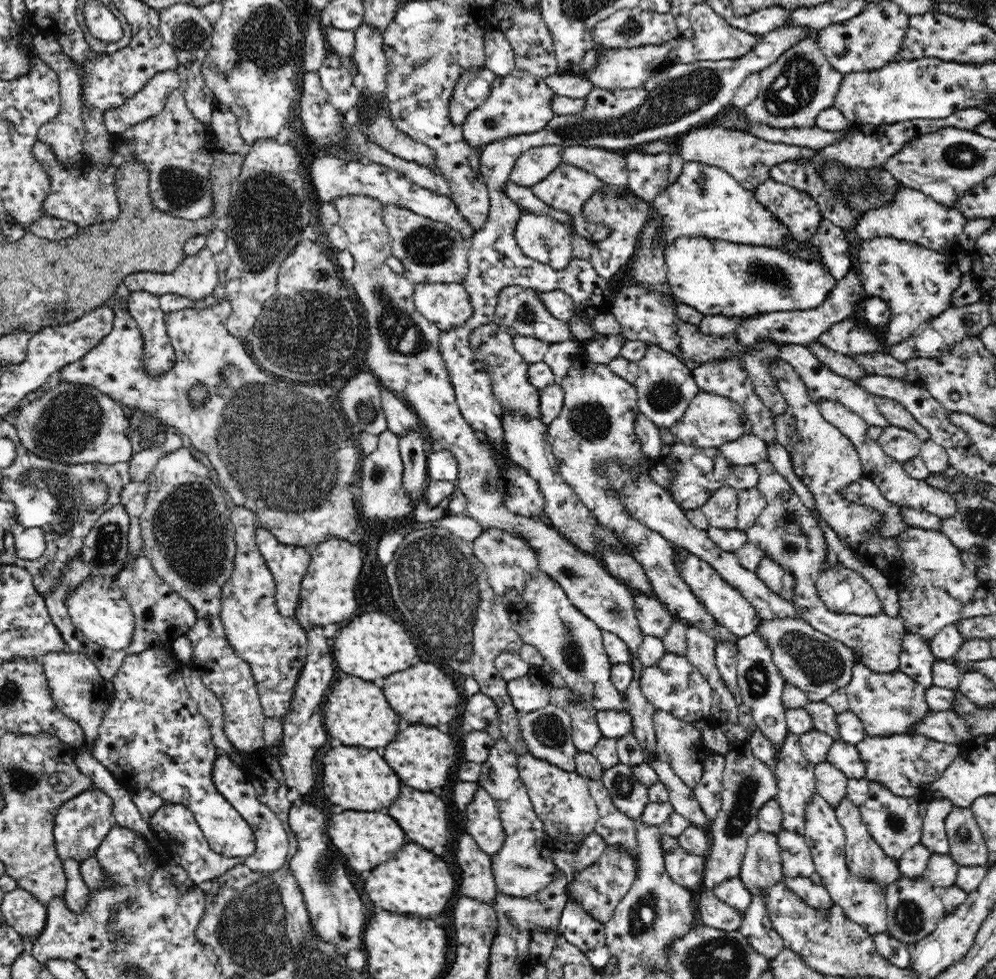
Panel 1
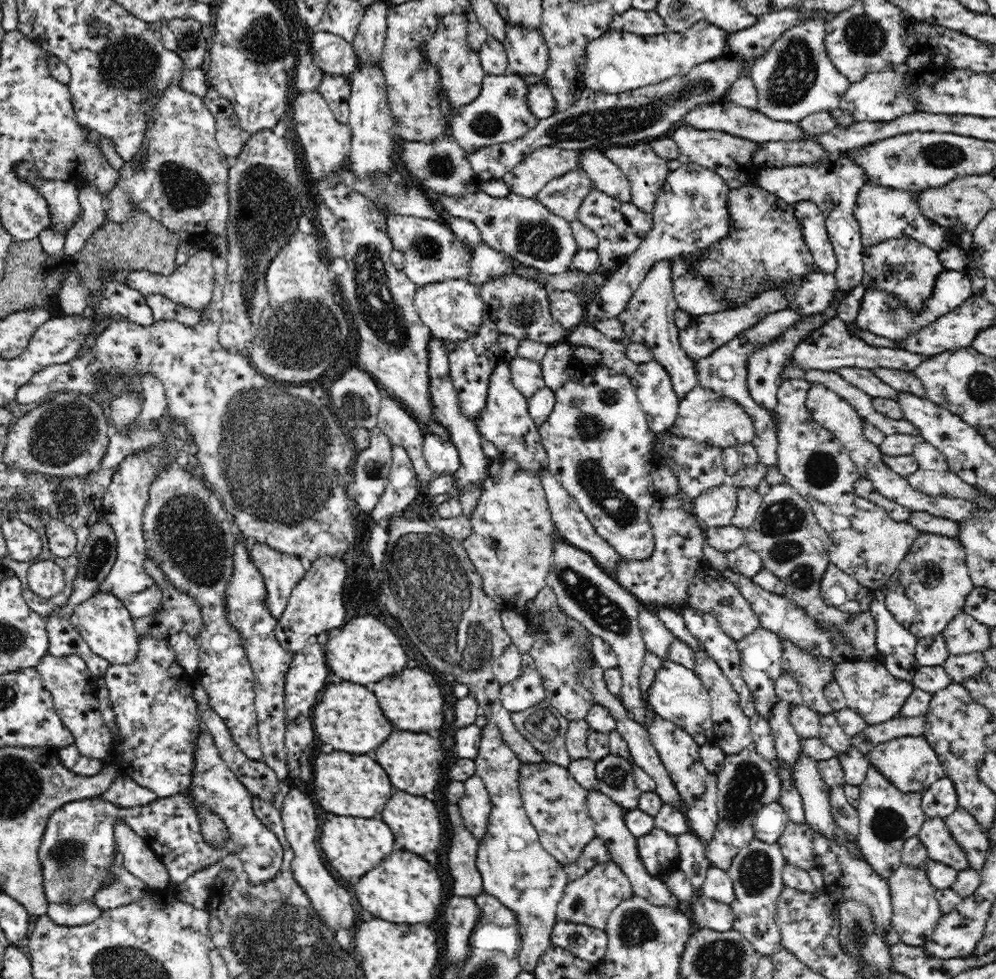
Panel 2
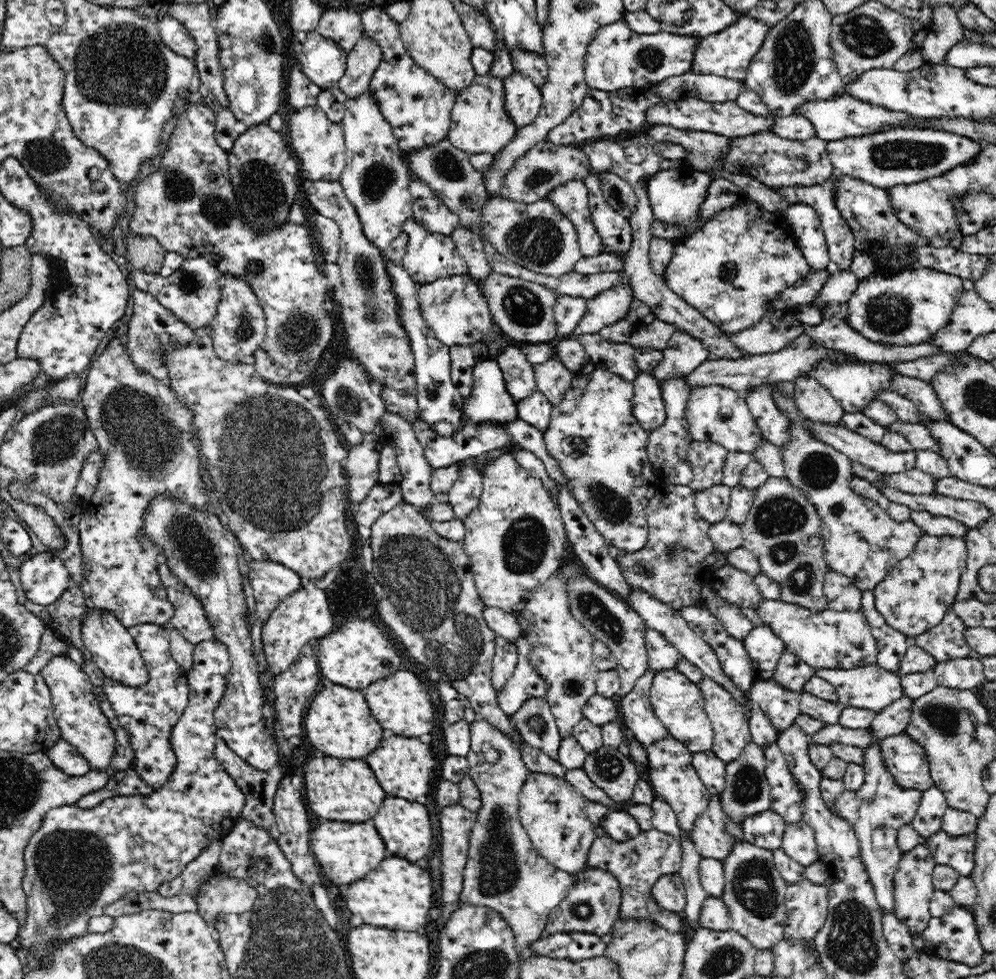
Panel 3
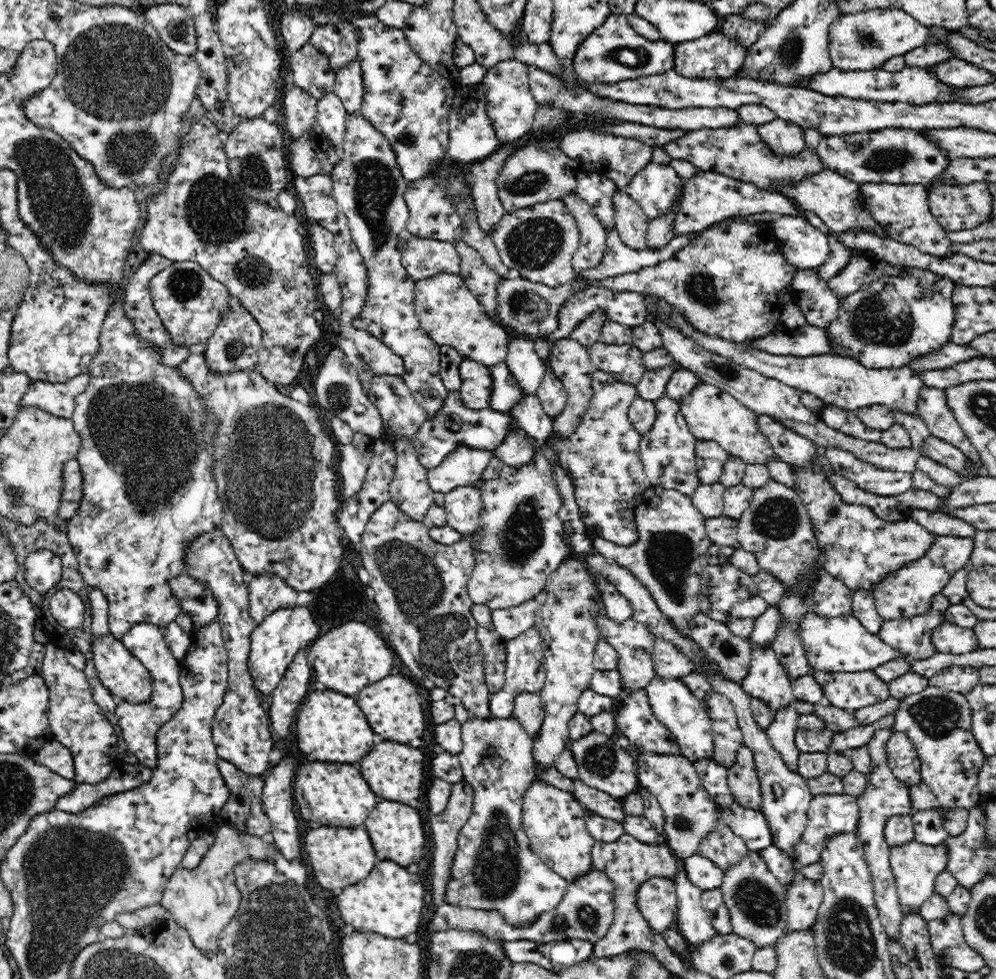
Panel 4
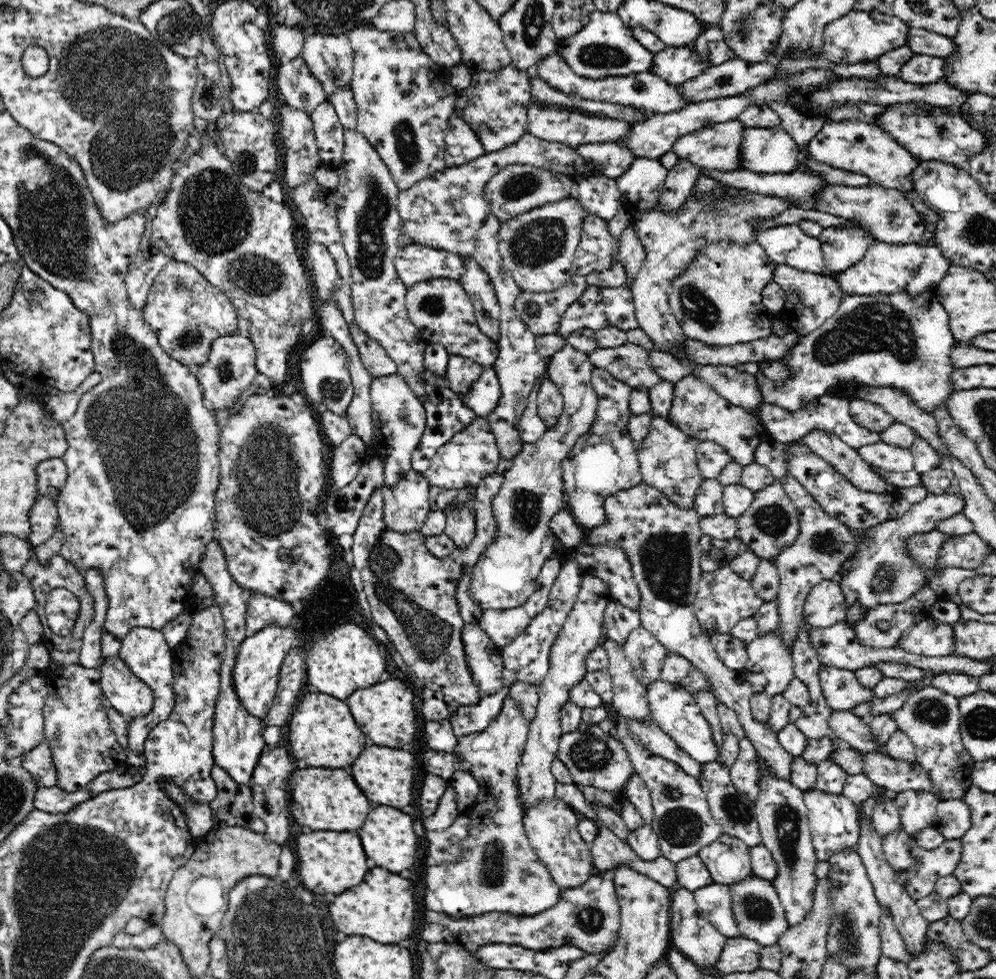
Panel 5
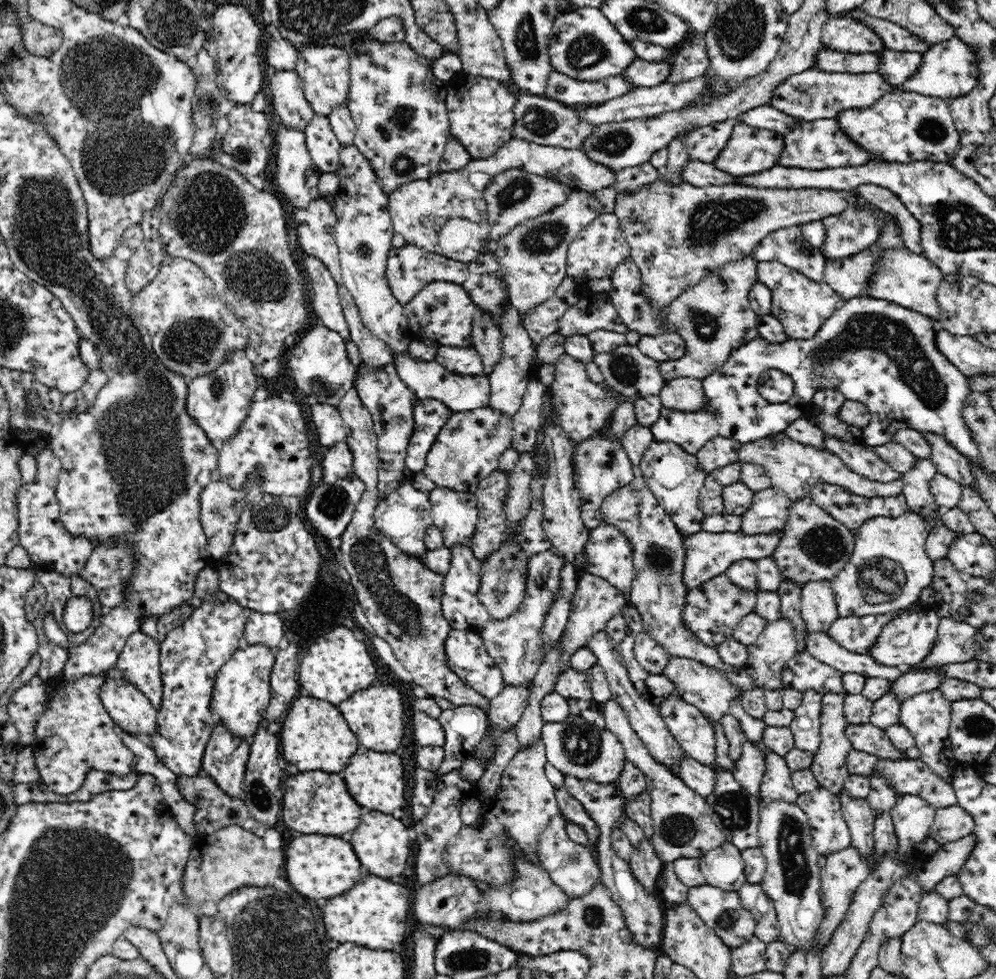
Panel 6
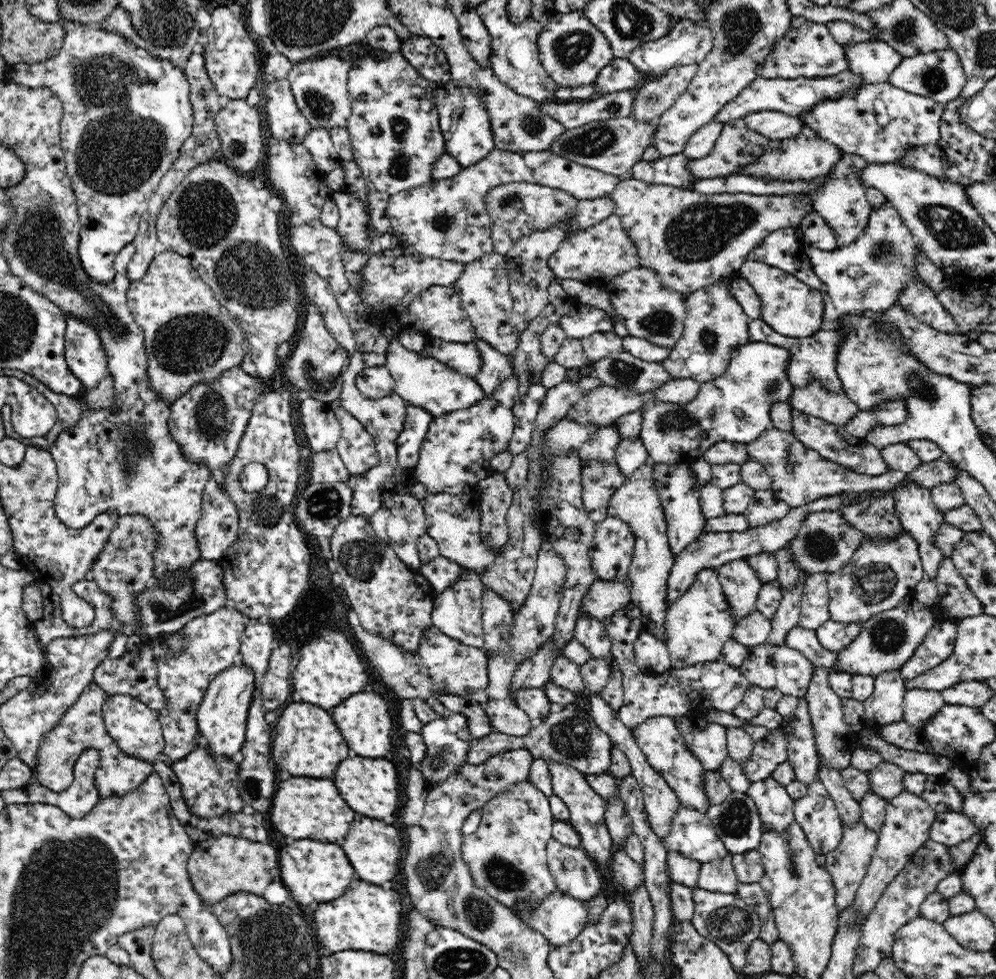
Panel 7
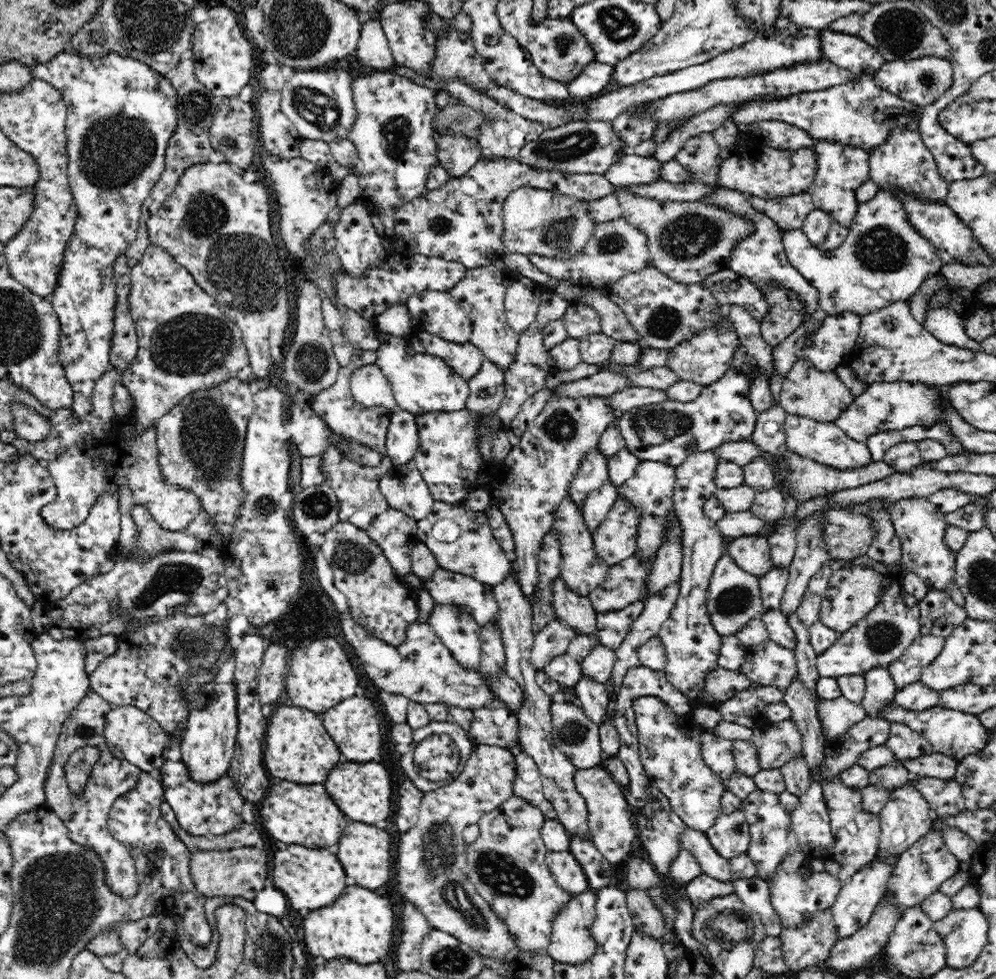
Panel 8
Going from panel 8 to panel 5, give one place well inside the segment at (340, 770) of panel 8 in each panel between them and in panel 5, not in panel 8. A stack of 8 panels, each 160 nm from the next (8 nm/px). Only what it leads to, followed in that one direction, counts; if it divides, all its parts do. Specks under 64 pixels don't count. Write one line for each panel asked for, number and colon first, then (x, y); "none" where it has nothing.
5: (386, 775)
6: (376, 780)
7: (369, 785)

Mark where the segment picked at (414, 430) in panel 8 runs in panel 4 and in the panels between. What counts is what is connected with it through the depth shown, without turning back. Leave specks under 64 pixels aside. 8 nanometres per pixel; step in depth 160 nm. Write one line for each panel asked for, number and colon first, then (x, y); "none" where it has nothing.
4: (455, 425)
5: (446, 415)
6: (429, 415)
7: (417, 420)

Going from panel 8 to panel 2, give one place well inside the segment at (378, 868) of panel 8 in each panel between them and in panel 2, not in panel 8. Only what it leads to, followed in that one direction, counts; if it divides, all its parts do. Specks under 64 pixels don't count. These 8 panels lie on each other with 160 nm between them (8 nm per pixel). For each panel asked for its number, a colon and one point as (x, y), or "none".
2: (414, 820)
3: (405, 827)
4: (396, 830)
5: (387, 835)
6: (382, 842)
7: (374, 847)

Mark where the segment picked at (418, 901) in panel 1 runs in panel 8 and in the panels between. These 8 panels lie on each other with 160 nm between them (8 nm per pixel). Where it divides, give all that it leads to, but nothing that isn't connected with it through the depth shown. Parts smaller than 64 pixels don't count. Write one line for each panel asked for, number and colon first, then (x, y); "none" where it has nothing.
2: (403, 888)
3: (397, 894)
4: (389, 900)
5: (383, 906)
6: (373, 913)
7: (366, 917)
8: (359, 924)

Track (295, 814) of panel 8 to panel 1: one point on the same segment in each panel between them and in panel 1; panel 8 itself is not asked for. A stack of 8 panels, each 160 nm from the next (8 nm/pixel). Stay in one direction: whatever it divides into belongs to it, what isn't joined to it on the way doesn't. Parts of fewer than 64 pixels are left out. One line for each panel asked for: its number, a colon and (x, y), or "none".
1: (357, 778)
2: (346, 784)
3: (345, 790)
4: (327, 793)
5: (320, 798)
6: (315, 802)
7: (303, 807)

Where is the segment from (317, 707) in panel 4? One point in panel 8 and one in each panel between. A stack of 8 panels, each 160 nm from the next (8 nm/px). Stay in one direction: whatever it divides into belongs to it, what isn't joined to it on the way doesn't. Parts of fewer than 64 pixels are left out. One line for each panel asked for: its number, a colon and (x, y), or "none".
5: (322, 731)
6: (315, 736)
7: (306, 742)
8: (297, 748)

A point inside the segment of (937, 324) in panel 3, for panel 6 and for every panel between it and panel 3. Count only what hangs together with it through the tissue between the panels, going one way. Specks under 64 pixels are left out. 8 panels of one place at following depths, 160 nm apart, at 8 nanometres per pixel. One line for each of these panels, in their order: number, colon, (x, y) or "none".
4: (896, 318)
5: (903, 340)
6: (885, 356)

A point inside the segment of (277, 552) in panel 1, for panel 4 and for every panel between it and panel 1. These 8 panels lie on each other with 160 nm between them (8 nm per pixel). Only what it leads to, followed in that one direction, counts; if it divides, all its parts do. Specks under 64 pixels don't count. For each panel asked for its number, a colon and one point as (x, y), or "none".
2: (281, 572)
3: (271, 582)
4: (267, 592)

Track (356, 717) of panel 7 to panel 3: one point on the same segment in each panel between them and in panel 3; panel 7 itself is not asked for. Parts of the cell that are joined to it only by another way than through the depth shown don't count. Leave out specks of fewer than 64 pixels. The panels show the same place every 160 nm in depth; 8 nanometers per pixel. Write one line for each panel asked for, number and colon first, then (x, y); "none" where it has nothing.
3: (400, 703)
4: (393, 707)
5: (385, 712)
6: (375, 715)

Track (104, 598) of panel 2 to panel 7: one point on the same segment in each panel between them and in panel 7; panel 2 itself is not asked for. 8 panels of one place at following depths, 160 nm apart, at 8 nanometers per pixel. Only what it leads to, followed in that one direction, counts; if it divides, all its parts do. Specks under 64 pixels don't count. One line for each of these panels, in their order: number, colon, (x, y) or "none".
3: (113, 650)
4: (119, 671)
5: (130, 696)
6: (130, 710)
7: (136, 728)

